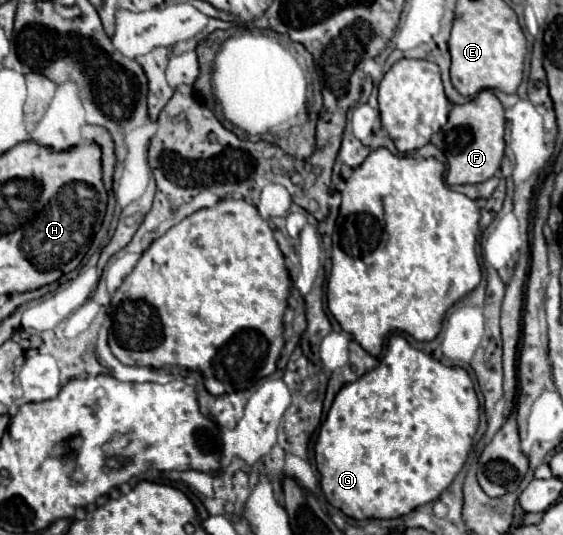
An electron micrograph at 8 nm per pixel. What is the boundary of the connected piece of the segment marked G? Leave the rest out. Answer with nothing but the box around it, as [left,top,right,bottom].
[316,335,480,519]

